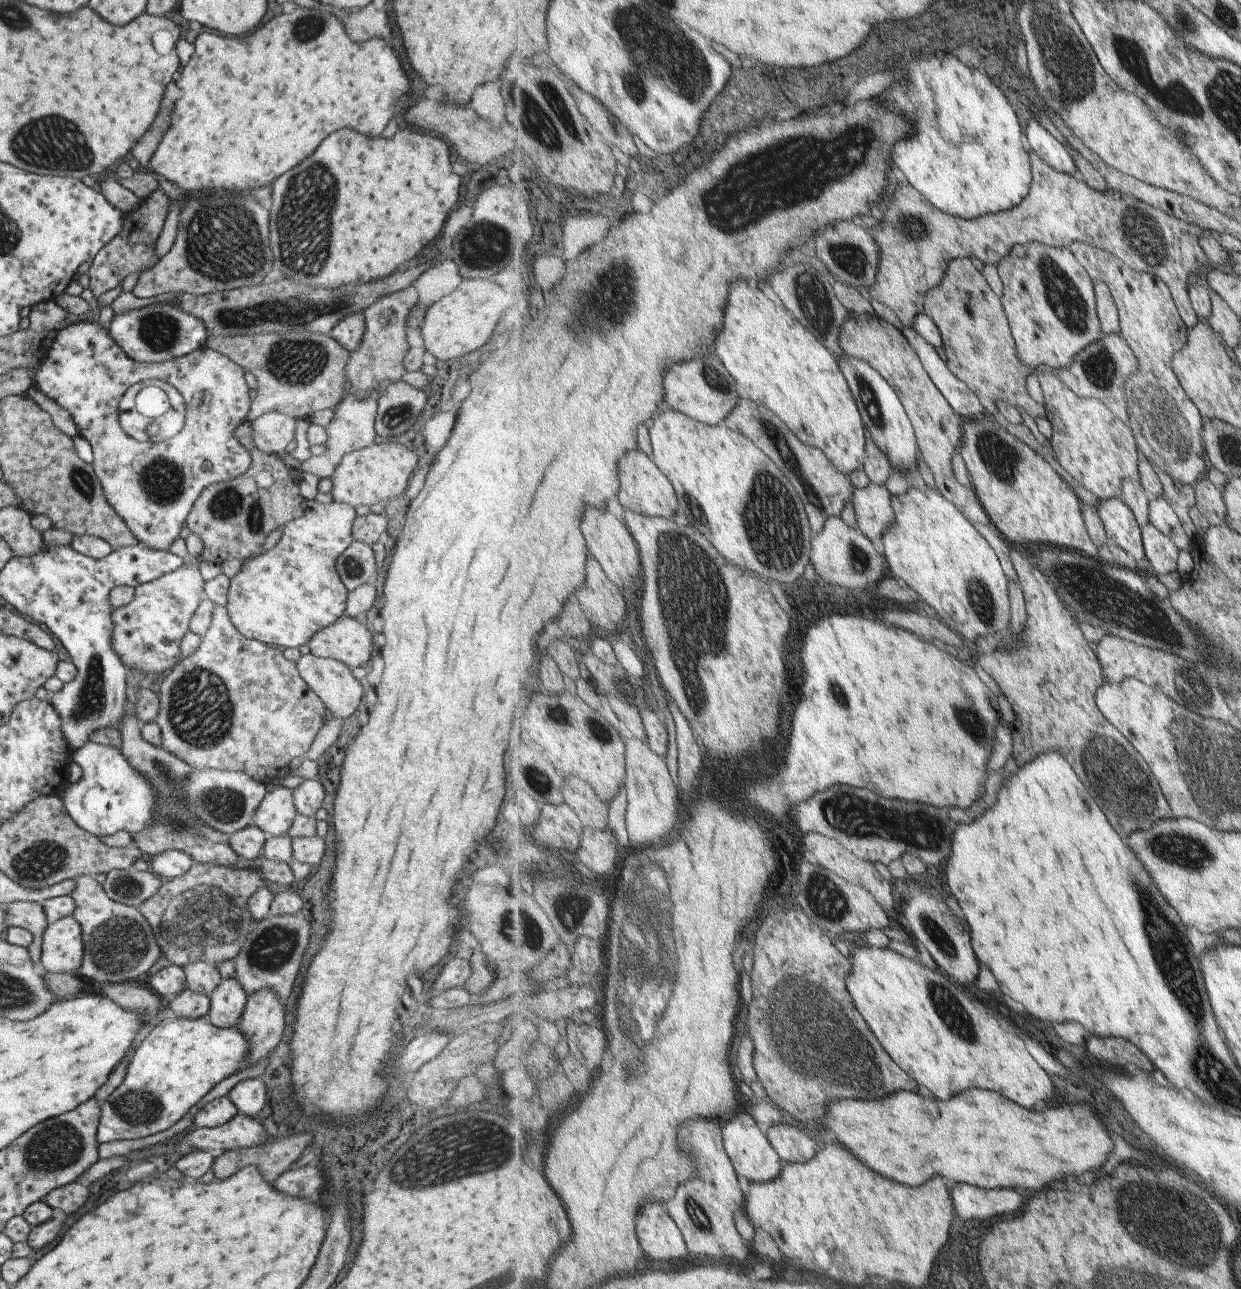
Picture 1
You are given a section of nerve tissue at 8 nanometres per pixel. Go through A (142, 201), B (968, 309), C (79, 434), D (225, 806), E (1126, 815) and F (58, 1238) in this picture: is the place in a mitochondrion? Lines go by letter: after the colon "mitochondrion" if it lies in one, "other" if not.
A: other
B: other
C: other
D: mitochondrion
E: mitochondrion
F: other

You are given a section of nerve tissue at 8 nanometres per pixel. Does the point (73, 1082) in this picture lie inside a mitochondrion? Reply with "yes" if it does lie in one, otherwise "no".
no

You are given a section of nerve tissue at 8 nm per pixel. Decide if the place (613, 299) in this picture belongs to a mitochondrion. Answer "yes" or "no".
yes

